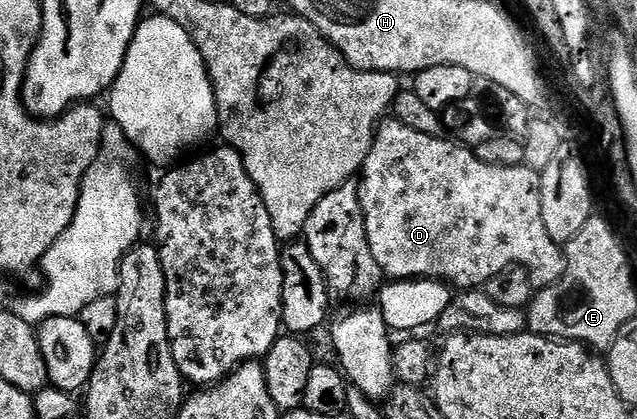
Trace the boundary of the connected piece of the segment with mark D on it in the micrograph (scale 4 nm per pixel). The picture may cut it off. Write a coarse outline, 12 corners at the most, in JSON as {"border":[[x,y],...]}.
{"border":[[379,123],[360,172],[387,280],[566,272],[542,176]]}

